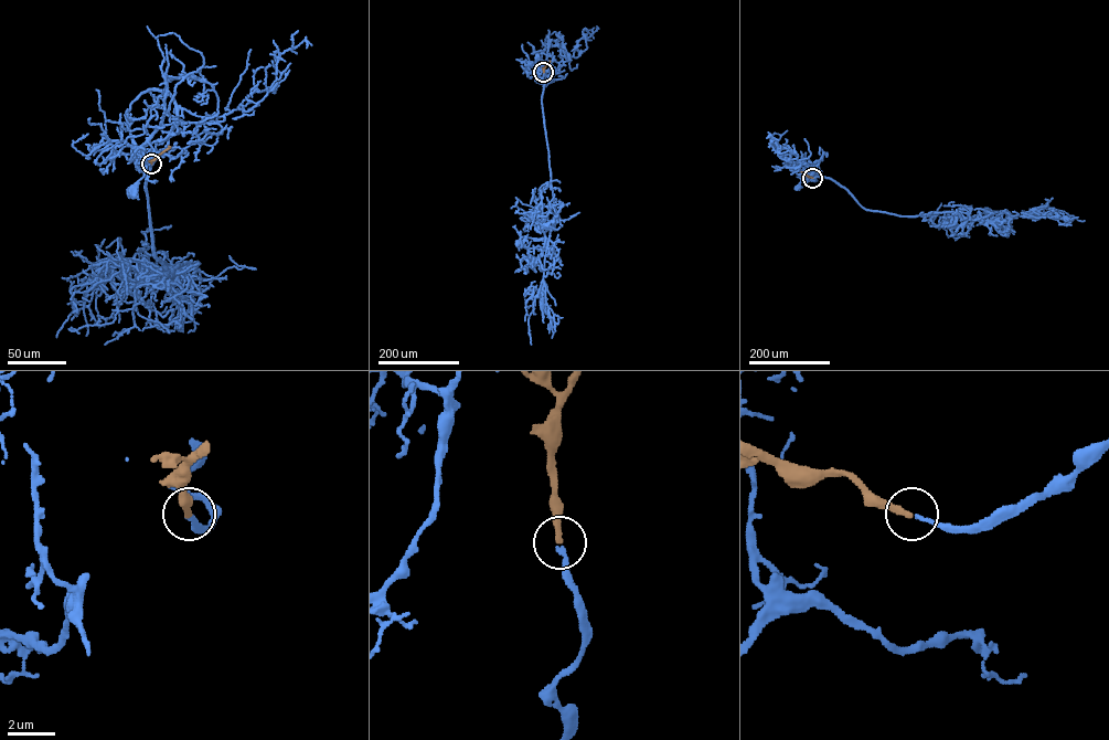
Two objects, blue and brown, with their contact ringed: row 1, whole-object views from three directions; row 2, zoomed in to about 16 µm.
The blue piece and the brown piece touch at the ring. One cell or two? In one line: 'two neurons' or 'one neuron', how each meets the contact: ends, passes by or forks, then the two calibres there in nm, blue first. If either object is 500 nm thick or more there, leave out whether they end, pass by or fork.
one neuron; blue ends; brown ends; calibres 160 and 260 nm

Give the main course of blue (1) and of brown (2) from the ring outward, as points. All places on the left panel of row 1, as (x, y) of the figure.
1: (151, 164), (144, 157), (162, 149), (179, 123), (183, 135), (169, 134), (138, 149), (144, 175), (131, 191)
2: (151, 164), (169, 146)

